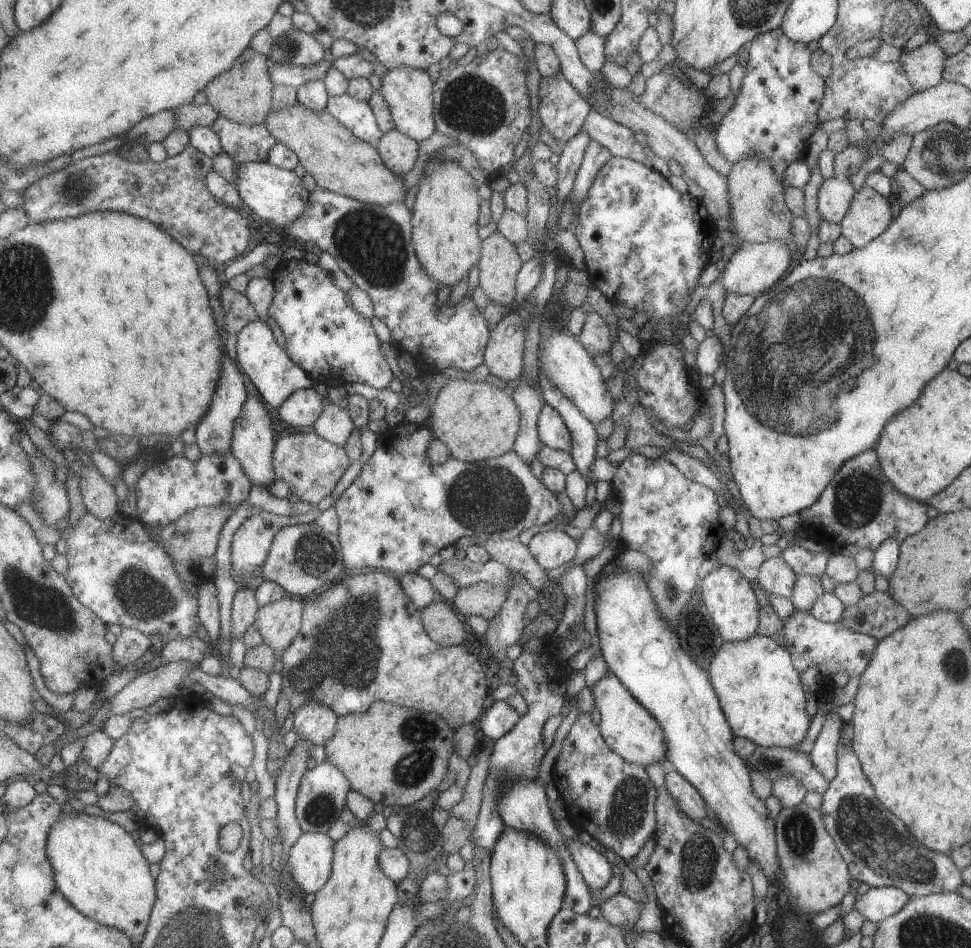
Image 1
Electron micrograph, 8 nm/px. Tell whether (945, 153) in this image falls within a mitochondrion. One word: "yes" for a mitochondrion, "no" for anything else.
yes

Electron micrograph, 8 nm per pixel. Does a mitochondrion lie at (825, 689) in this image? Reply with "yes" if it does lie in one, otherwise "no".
no

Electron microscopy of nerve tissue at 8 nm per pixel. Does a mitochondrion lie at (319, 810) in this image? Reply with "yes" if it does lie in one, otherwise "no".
yes

